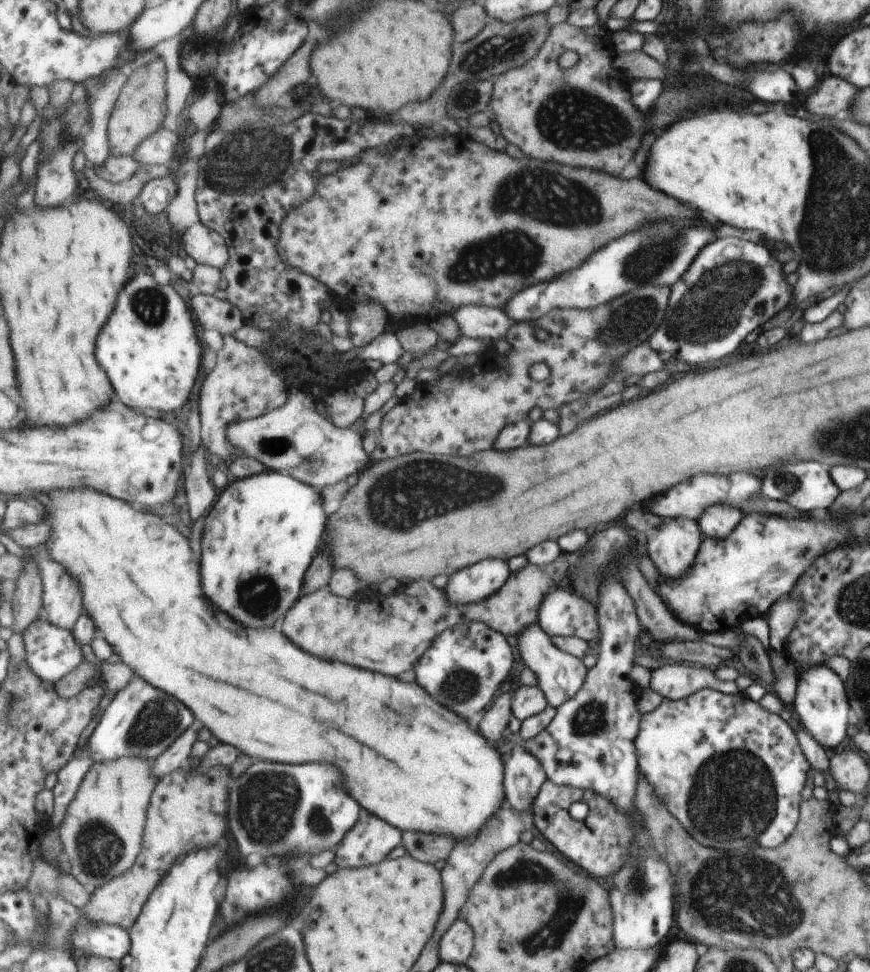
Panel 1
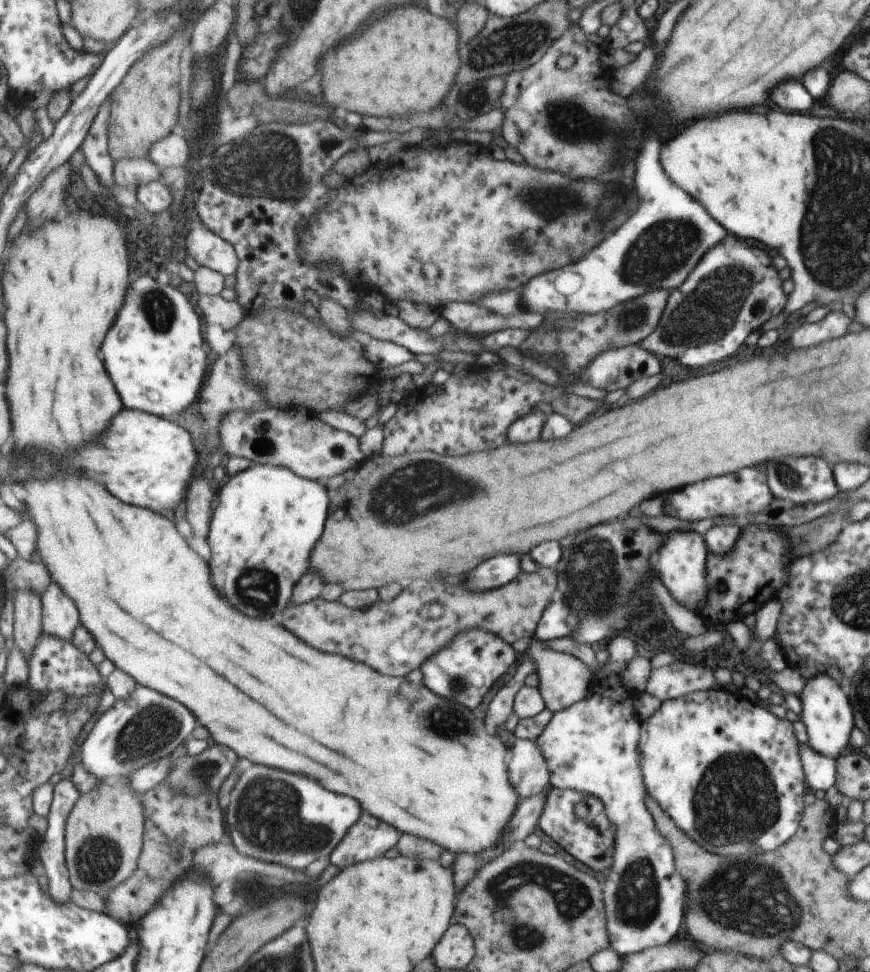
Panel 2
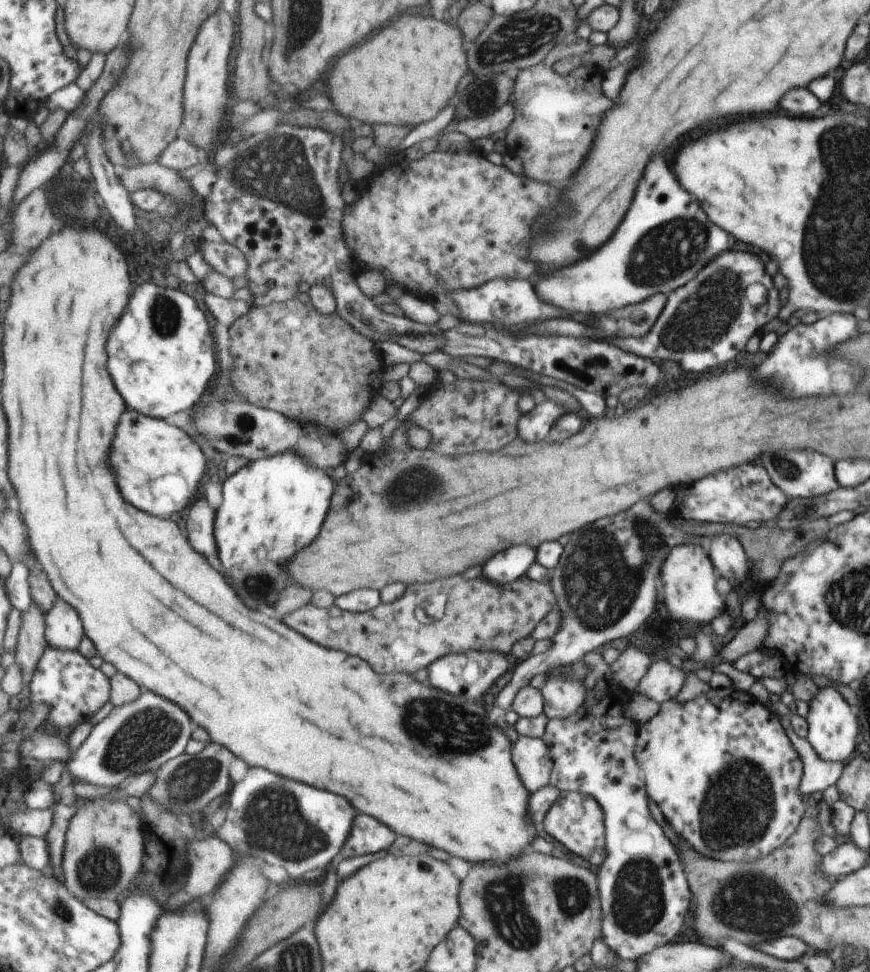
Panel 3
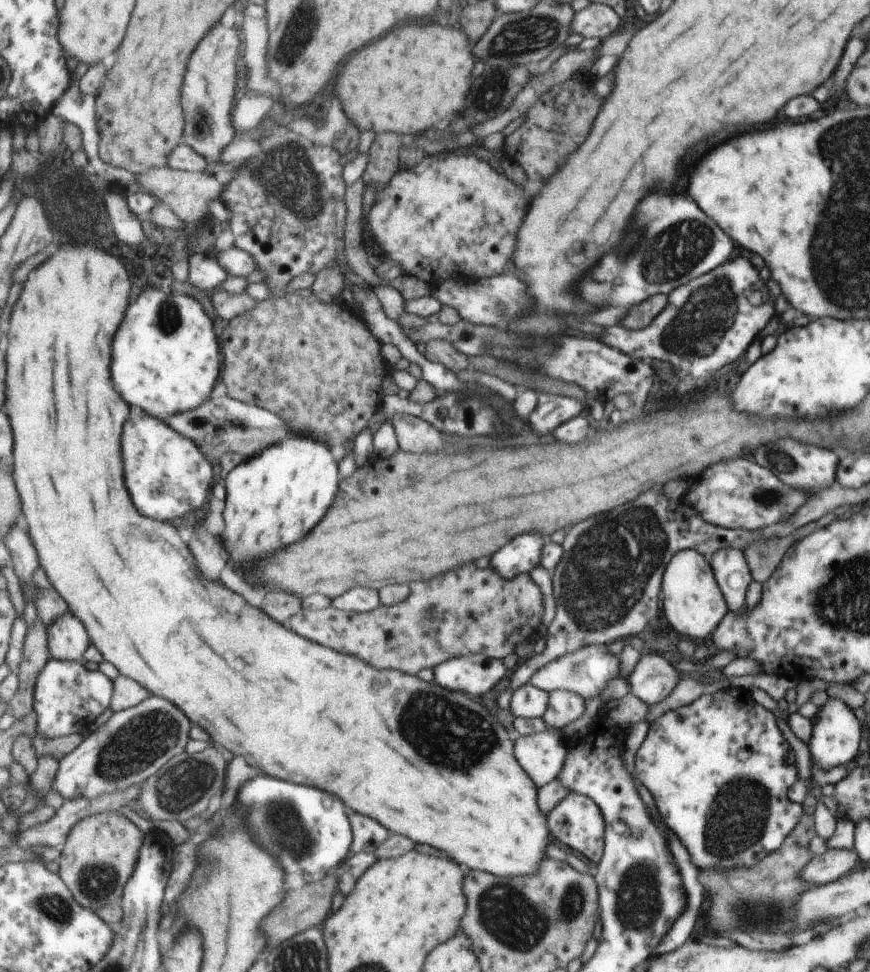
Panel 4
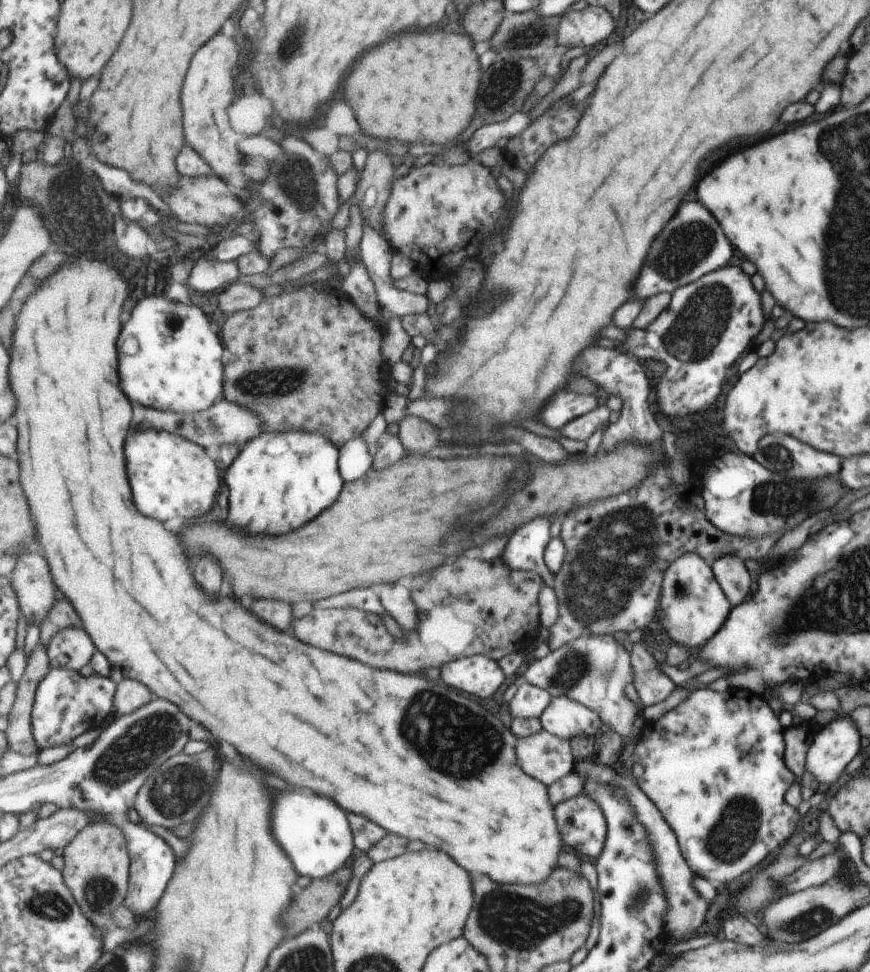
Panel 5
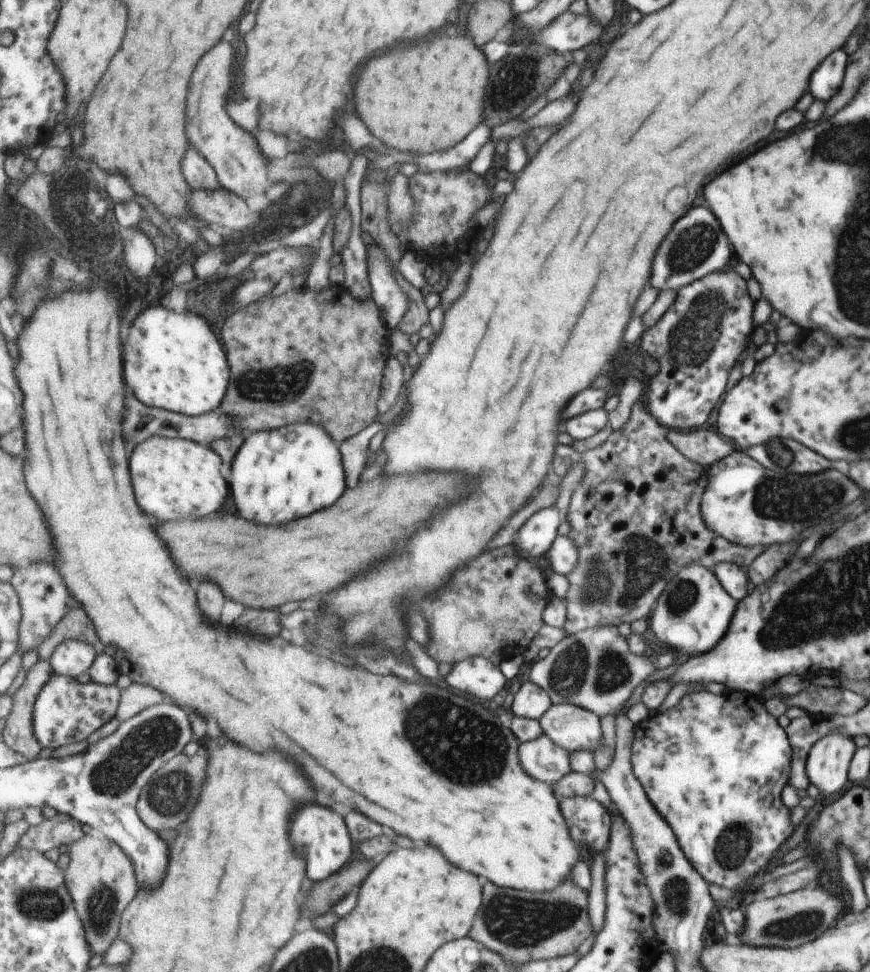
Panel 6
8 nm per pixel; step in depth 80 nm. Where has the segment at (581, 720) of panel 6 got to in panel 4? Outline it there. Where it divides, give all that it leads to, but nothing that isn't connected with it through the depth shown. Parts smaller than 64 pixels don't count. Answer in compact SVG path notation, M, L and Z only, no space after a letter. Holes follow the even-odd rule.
M557 689L549 694L549 706L543 717L549 728L563 730L583 712L583 699L567 689Z

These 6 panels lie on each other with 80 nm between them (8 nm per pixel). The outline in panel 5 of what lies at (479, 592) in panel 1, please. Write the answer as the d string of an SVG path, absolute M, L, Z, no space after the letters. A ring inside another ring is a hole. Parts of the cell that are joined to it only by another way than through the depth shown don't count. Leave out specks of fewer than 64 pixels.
M537 518L537 522L531 522L525 530L517 530L517 534L513 534L505 548L503 562L510 569L540 574L554 588L556 576L545 562L545 551L551 539L551 520Z

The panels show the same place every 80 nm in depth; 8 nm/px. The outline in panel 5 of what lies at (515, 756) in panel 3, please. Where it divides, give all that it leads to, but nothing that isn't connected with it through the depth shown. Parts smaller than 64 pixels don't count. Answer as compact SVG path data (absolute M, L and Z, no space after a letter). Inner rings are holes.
M545 728L533 736L518 739L516 751L521 768L548 787L574 768L568 740Z

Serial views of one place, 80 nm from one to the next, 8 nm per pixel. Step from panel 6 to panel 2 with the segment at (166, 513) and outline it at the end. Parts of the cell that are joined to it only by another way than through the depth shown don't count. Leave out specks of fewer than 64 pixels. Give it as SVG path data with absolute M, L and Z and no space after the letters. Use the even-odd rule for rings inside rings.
M125 408L117 418L113 418L113 426L109 426L109 430L105 430L105 434L101 434L97 442L79 448L77 454L73 454L73 462L69 462L67 458L67 464L71 464L73 470L81 470L87 478L97 478L99 482L109 486L109 490L113 490L113 494L117 494L117 498L121 498L123 502L151 508L153 512L163 512L173 510L183 500L183 496L186 498L188 486L197 472L197 452L193 441L181 422Z

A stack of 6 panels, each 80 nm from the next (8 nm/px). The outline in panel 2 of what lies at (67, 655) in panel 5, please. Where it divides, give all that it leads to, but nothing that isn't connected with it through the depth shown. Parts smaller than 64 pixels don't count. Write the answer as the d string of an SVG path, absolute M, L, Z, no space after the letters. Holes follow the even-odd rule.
M52 580L42 594L44 630L49 634L72 640L77 627L82 624L79 608L65 591Z

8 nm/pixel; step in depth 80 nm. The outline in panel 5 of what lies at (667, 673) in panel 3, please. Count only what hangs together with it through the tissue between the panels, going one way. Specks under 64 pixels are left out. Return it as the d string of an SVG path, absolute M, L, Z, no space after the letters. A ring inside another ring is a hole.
M637 642L629 652L632 684L641 704L651 706L665 700L675 688L673 682L659 669L659 663Z

